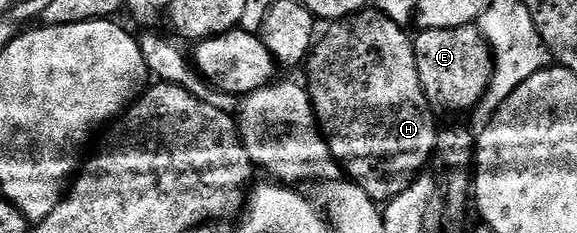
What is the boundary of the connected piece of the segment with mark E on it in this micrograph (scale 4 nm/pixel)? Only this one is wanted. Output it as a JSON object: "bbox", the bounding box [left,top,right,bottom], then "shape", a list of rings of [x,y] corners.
{"bbox":[412,24,492,115],"shape":[[[471,24],[446,27],[442,30],[421,29],[415,34],[412,46],[414,47],[414,59],[418,59],[418,79],[422,79],[422,91],[430,103],[432,112],[437,115],[443,115],[443,113],[470,114],[484,95],[483,88],[475,89],[472,86],[472,76],[477,73],[482,79],[487,78],[490,73],[490,58],[492,57],[492,49],[477,26]]]}

